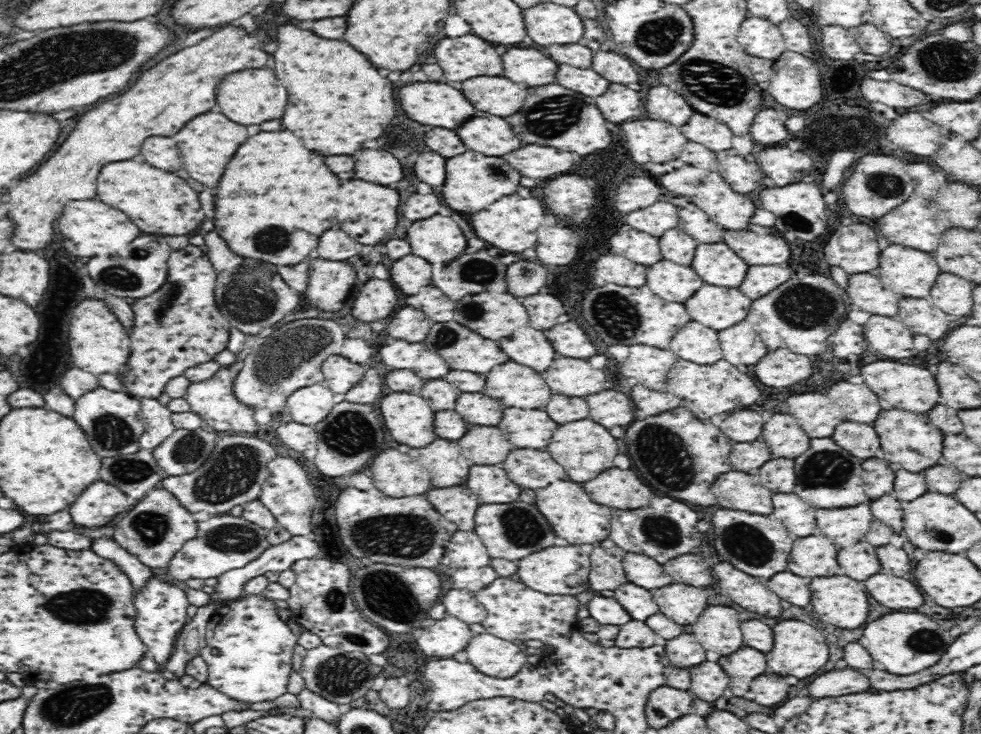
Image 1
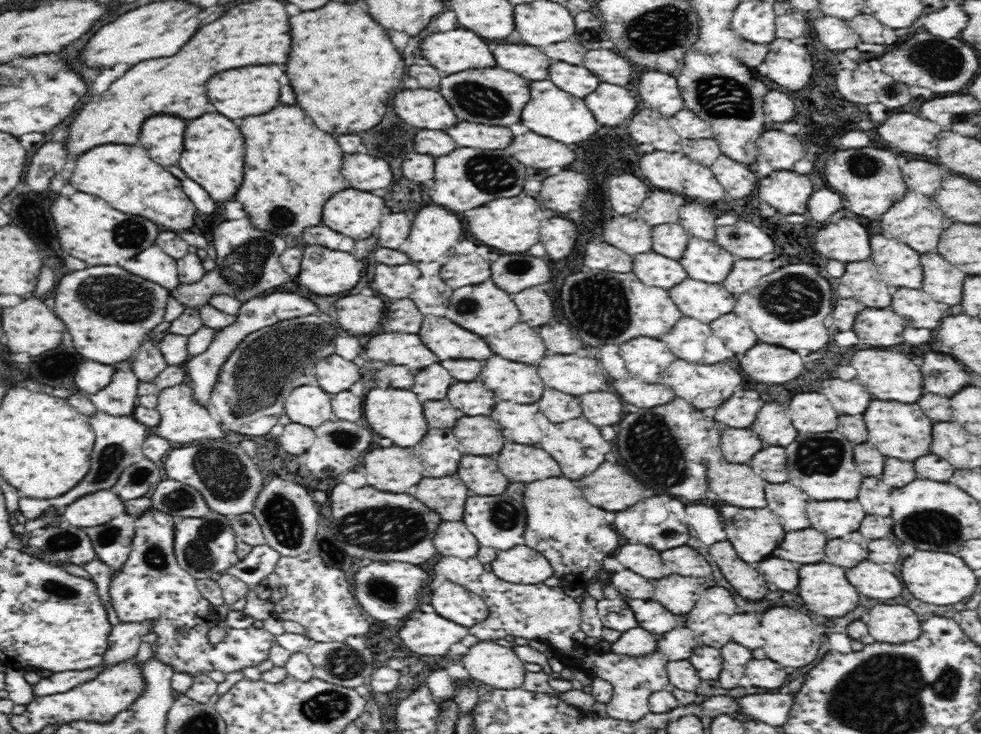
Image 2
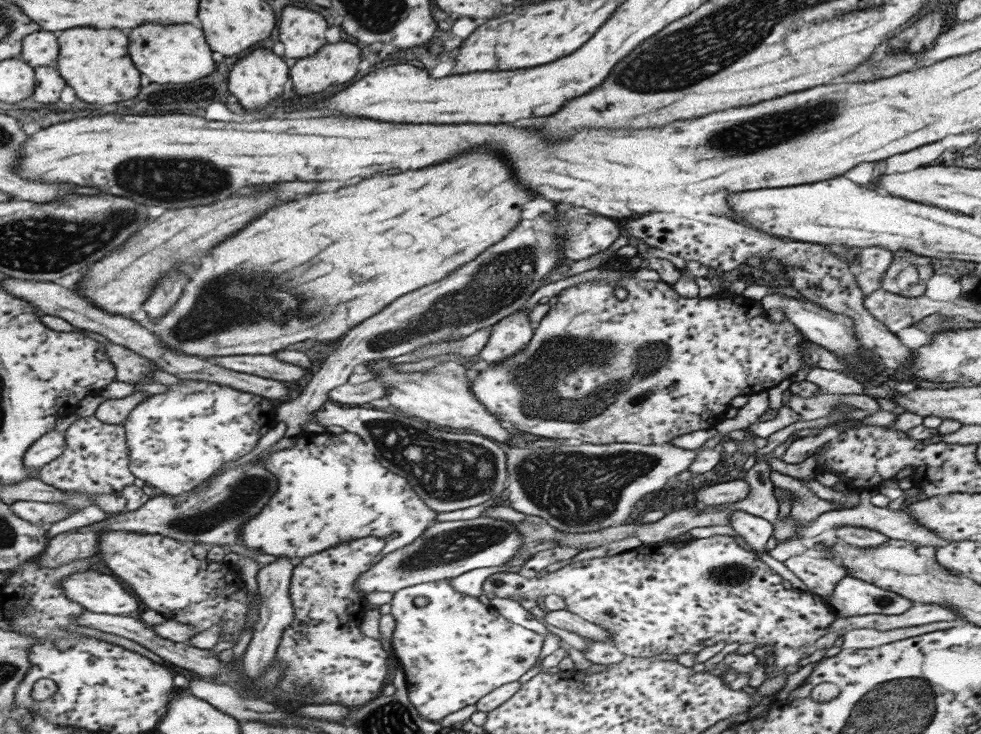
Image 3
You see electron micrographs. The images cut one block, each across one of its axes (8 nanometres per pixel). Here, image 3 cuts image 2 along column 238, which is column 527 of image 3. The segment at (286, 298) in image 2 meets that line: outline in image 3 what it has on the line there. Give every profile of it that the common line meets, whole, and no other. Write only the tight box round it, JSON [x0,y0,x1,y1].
[478,309,534,365]

